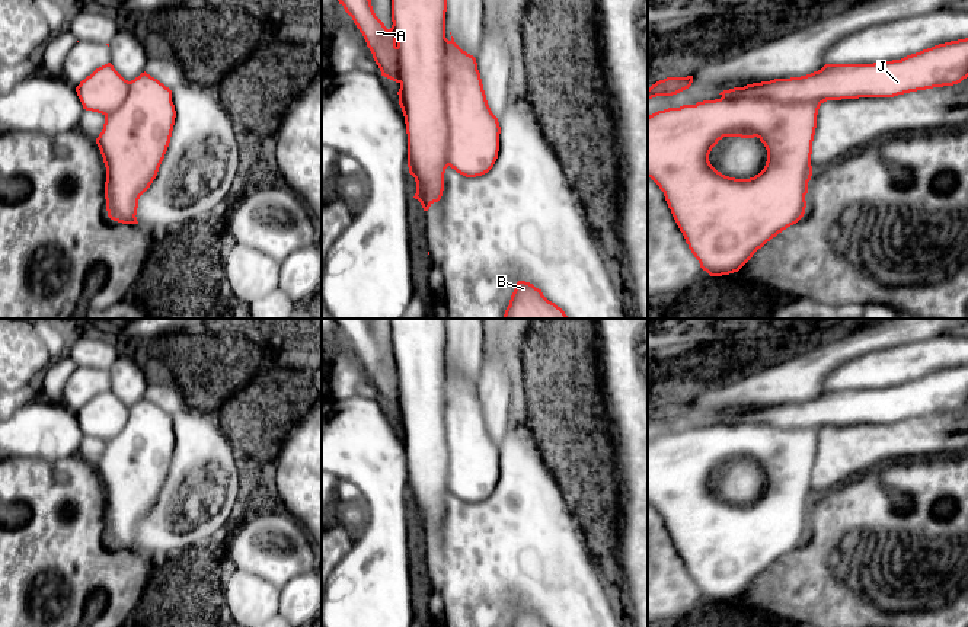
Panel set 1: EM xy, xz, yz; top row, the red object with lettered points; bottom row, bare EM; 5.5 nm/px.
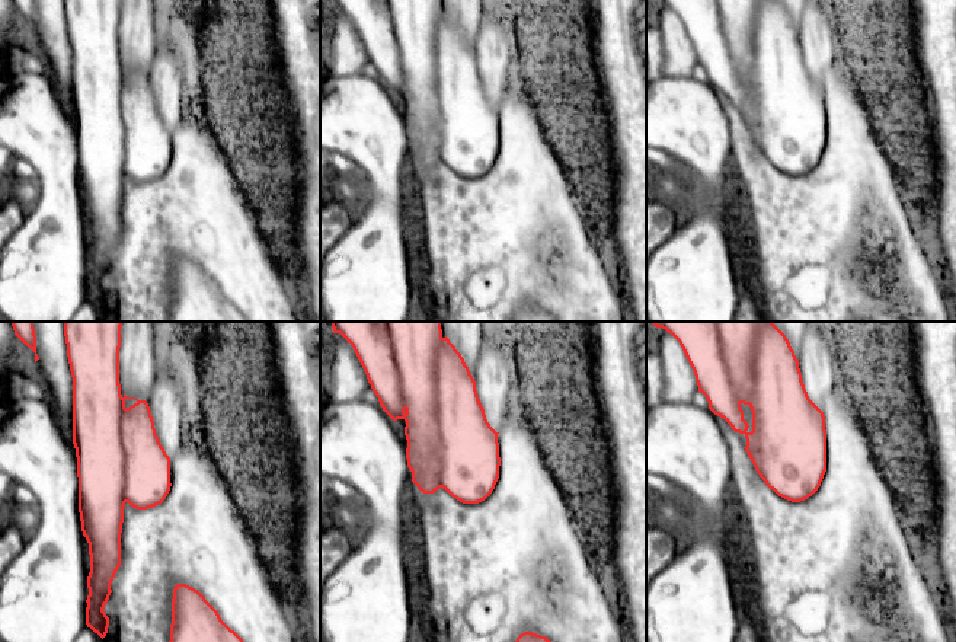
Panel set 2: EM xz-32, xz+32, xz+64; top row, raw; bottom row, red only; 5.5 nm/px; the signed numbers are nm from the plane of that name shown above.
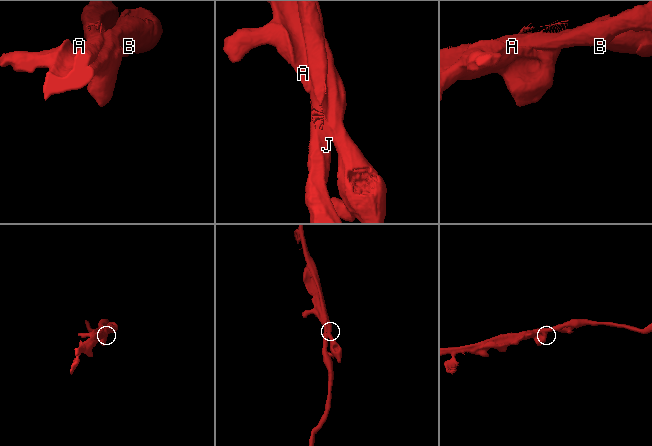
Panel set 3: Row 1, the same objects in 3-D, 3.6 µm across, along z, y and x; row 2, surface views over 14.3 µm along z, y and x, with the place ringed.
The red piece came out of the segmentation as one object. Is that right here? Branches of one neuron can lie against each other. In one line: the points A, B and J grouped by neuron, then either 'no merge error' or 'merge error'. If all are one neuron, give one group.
A B / J; merge error

